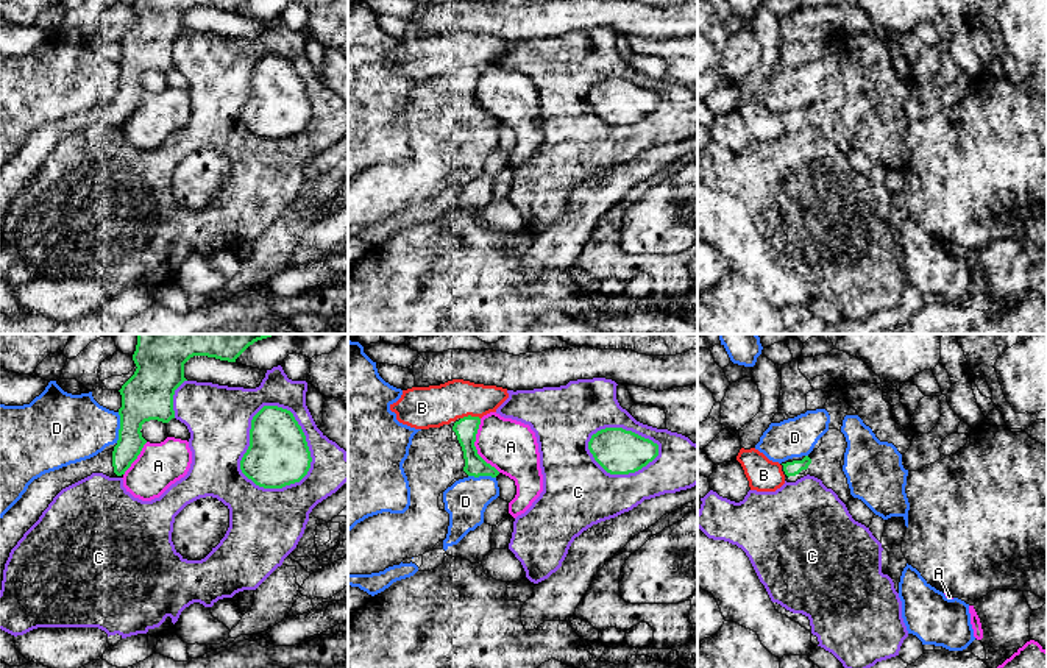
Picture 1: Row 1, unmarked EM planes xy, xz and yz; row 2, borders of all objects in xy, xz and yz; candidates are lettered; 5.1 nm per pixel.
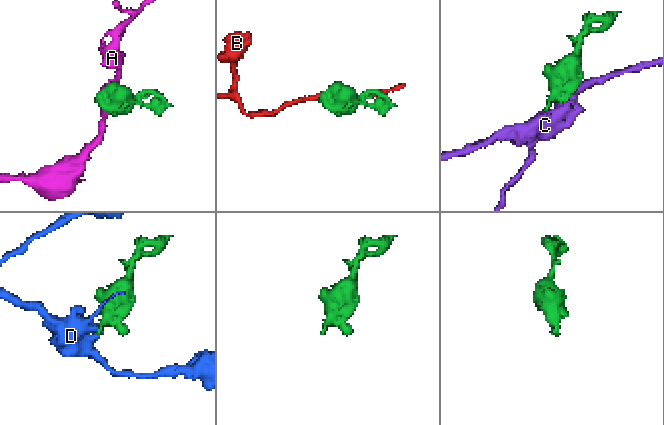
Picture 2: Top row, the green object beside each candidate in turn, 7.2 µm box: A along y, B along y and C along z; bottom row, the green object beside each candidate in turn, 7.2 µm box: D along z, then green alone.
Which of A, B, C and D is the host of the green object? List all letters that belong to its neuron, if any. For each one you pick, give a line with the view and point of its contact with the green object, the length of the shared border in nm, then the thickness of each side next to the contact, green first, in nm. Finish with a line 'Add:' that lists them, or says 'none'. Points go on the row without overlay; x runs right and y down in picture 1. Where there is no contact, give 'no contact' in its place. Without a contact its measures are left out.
Add: none

